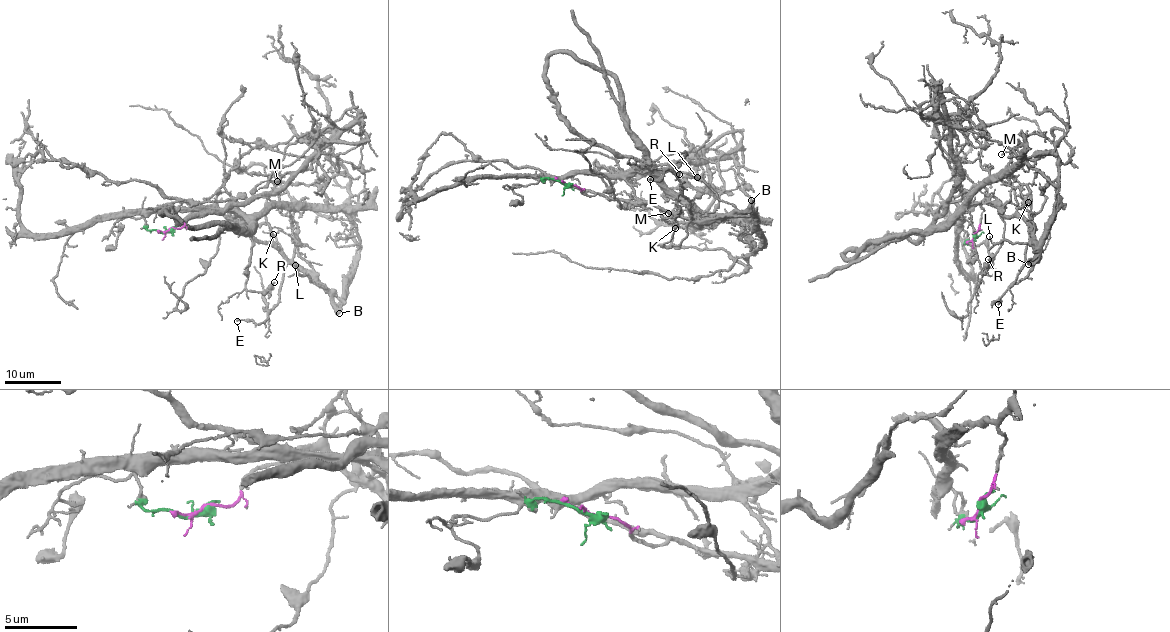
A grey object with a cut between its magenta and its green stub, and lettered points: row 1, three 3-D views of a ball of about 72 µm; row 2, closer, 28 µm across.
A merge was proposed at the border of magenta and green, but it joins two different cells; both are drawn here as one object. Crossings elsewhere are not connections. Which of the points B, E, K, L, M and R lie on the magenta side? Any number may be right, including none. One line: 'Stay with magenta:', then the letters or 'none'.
Stay with magenta: B, E, K, L, M

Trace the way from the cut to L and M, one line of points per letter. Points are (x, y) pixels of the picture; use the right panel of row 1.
L: (973, 238), (986, 198), (1003, 214), (1028, 222), (1034, 238), (1021, 244), (1004, 240), (994, 243), (989, 236)
M: (973, 238), (986, 198), (1005, 215), (1017, 211), (1009, 179), (1012, 158), (1009, 153), (1001, 155)

